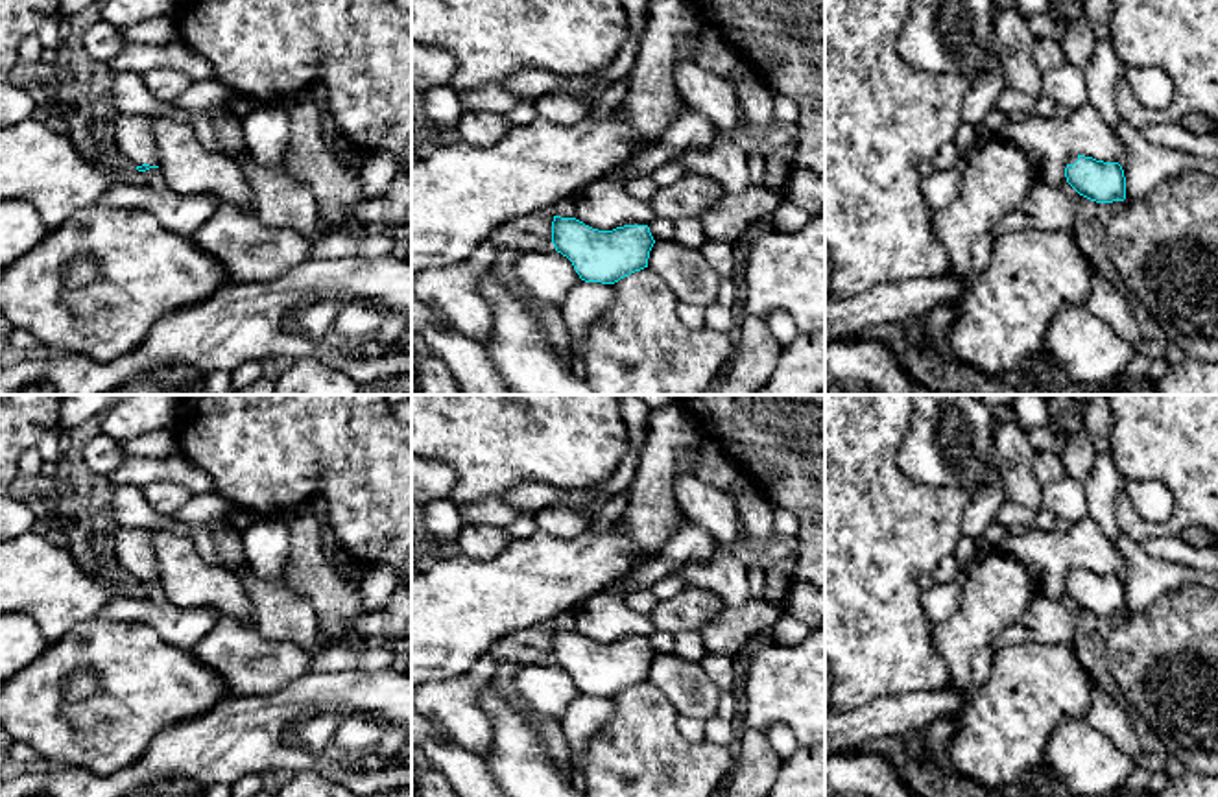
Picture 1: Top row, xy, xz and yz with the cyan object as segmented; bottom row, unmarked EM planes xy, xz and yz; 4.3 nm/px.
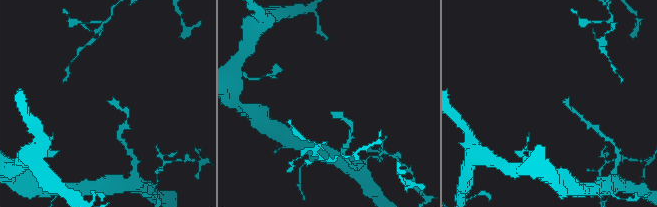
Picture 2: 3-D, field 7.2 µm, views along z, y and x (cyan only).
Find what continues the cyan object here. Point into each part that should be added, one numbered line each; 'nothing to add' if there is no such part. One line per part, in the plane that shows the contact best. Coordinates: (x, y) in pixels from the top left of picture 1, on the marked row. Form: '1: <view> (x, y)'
1: xy (131, 131)

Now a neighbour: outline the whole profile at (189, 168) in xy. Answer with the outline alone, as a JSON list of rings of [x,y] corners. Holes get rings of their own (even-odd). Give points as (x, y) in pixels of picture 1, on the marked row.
[[[153,118],[151,137],[170,190],[179,196],[210,194],[253,214],[253,194],[240,166],[225,153],[205,149],[192,125]]]

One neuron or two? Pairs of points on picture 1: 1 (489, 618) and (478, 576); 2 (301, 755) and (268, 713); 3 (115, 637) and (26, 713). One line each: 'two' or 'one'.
1: one
2: one
3: one

